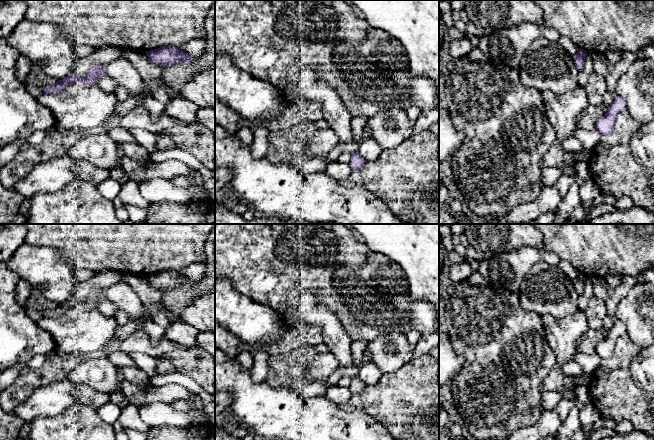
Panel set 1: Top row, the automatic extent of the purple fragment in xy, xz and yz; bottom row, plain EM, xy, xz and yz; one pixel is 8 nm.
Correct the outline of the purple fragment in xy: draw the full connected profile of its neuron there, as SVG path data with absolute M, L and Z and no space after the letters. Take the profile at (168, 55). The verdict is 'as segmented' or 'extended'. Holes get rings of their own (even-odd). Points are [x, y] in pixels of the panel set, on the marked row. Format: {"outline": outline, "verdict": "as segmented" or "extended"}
{"outline": "M165 46L145 52L149 61L156 65L173 65L181 62L192 63L197 57L184 53L176 46Z", "verdict": "as segmented"}

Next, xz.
{"outline": "M355 152L351 155L349 166L352 170L358 170L363 168L366 162L367 161L362 156Z", "verdict": "as segmented"}

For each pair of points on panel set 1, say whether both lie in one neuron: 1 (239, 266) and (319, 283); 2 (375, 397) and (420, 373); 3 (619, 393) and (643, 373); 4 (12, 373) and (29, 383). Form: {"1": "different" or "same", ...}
{"1": "same", "2": "same", "3": "different", "4": "different"}

